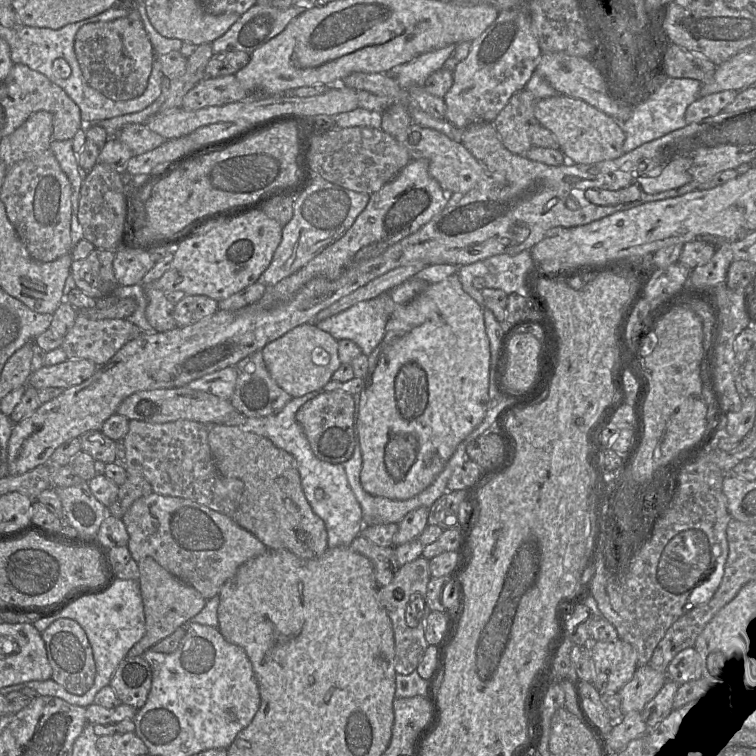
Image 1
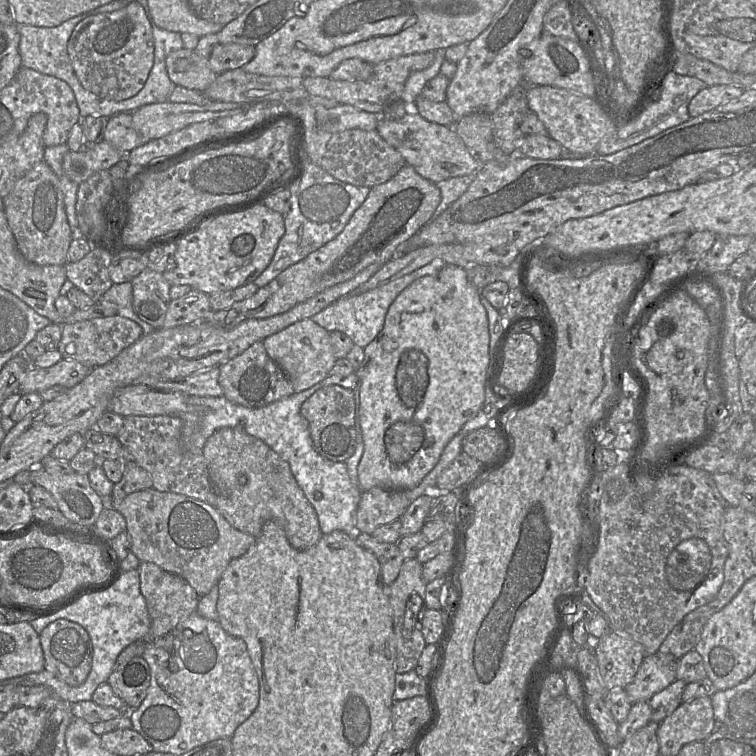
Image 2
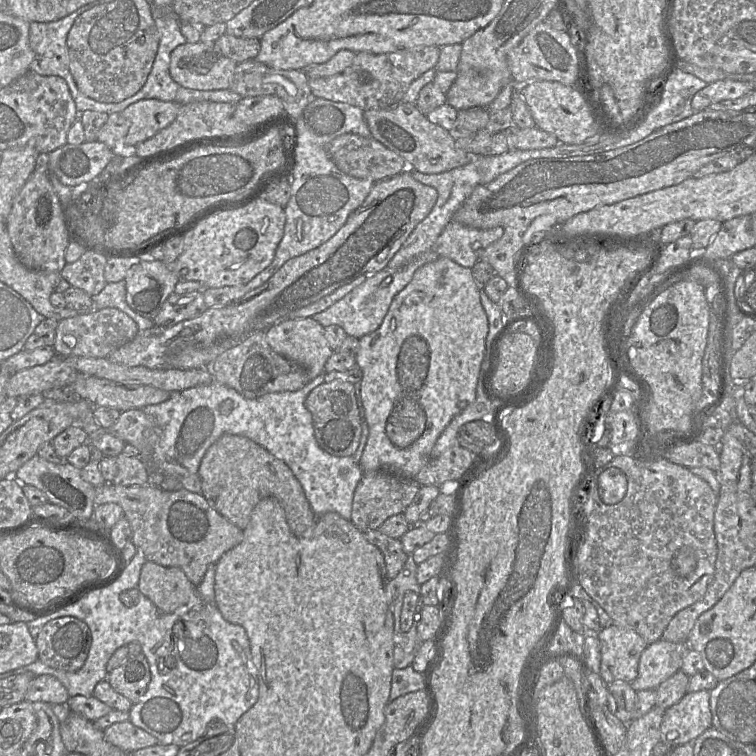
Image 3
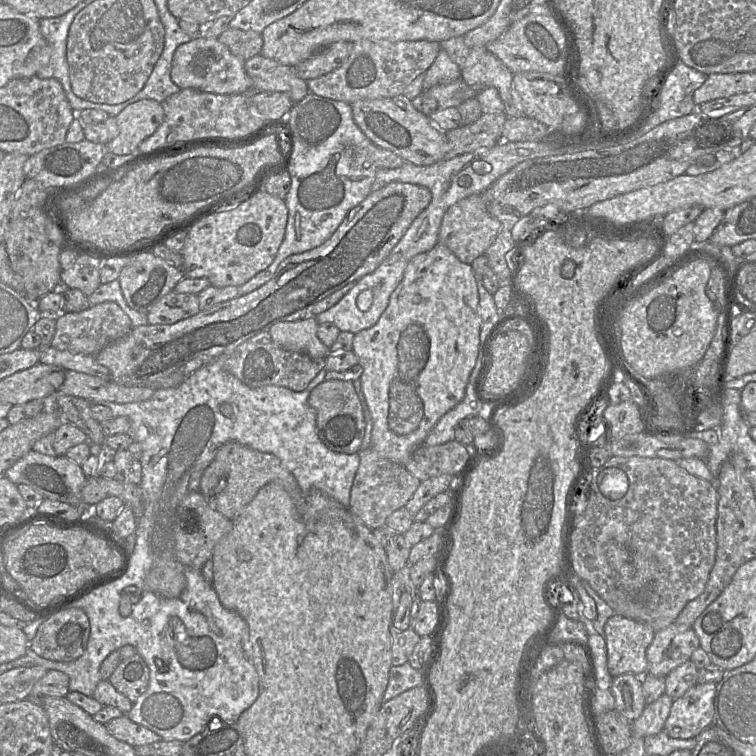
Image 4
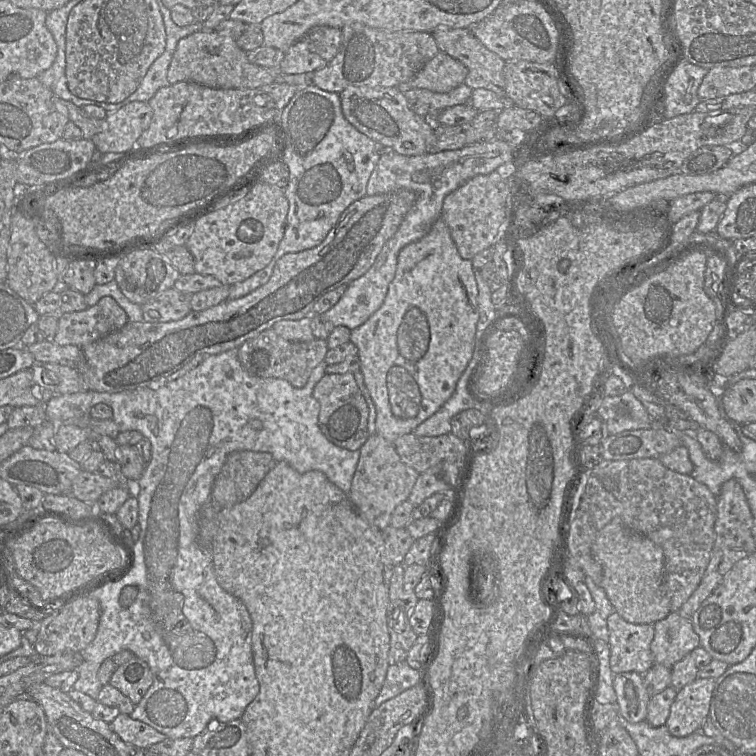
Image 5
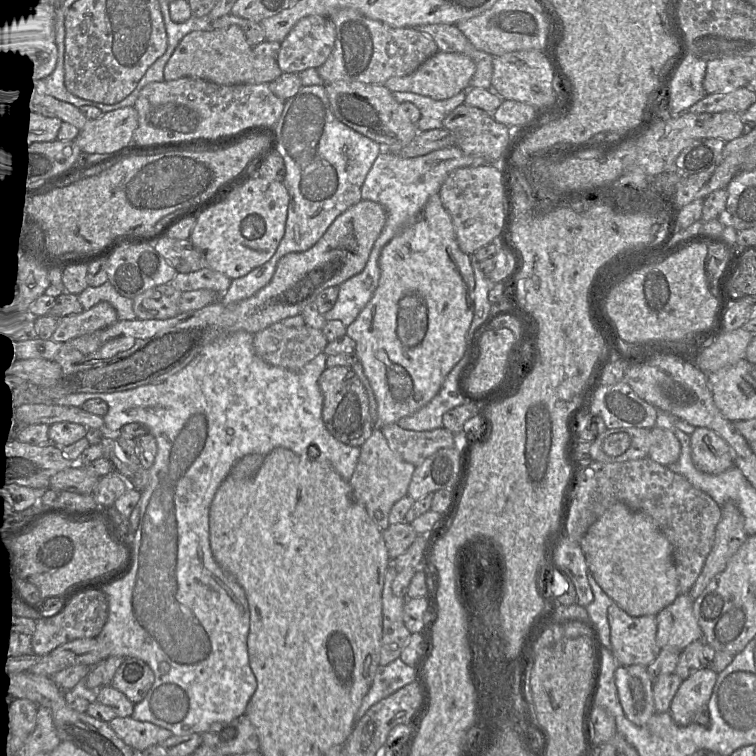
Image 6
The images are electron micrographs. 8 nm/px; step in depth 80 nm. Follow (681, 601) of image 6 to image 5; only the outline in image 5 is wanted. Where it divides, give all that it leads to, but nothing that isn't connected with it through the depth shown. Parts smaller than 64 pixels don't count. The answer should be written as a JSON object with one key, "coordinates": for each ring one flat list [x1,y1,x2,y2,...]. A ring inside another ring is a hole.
{"coordinates":[[679,611,670,612,667,617,654,623,655,635,651,651,655,663,672,668,674,664,700,646,700,638,694,631,691,619,683,617]]}

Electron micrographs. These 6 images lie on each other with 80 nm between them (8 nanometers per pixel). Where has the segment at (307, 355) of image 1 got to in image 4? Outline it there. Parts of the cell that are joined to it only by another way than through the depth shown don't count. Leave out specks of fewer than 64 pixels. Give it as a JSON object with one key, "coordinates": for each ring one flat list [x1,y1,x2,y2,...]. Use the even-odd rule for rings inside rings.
{"coordinates":[[310,316,274,323,269,333,276,344,287,350,305,353,313,359,325,359,330,354,330,348,318,338,318,325,315,316]]}

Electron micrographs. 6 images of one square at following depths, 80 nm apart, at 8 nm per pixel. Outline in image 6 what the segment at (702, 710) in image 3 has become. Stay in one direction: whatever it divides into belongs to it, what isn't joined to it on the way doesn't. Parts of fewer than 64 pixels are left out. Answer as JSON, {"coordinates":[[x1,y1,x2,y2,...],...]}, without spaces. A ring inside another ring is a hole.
{"coordinates":[[706,666,701,667,682,681,669,709,677,725,691,724,698,710,708,705,717,676,715,671]]}

